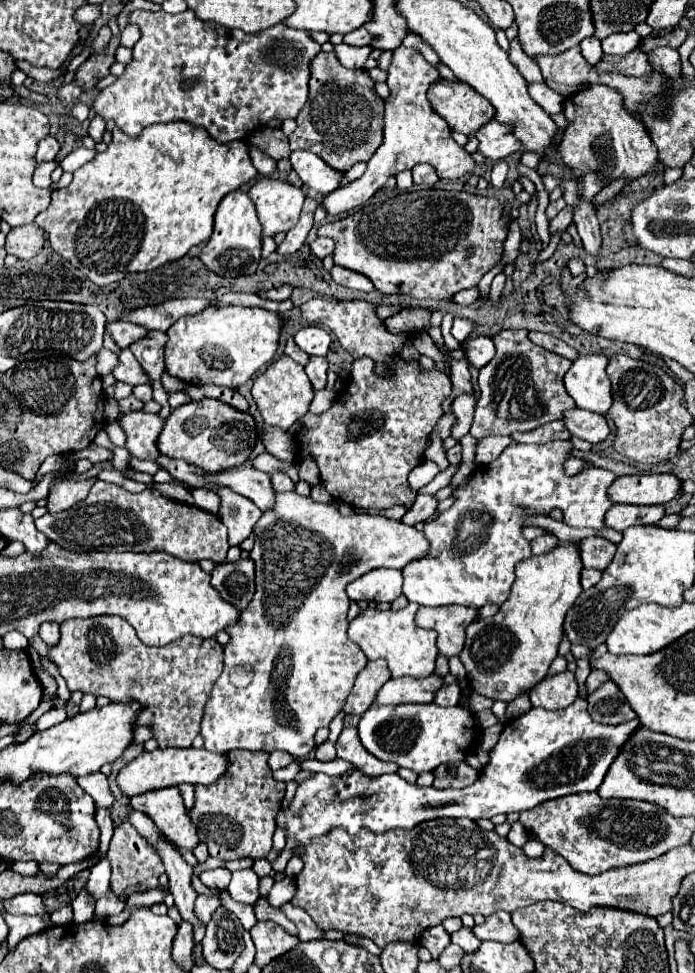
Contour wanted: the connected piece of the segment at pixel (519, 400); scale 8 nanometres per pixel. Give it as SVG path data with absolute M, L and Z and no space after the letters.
M502 330L494 338L496 356L484 368L480 368L480 400L476 404L474 422L470 434L474 438L486 438L496 434L528 432L546 422L560 420L564 410L574 408L574 400L564 388L564 374L572 366L568 358L538 348L528 340L528 330Z

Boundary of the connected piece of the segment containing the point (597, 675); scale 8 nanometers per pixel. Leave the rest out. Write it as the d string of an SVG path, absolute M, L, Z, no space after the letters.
M592 670L590 676L588 676L588 680L586 680L586 688L588 688L588 692L594 692L600 684L604 684L608 680L610 680L608 672L604 672L604 670Z

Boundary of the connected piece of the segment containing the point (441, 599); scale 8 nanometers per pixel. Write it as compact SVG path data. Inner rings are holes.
M548 442L548 444L514 444L508 446L494 462L478 466L472 474L466 488L458 488L454 492L456 504L440 512L436 522L424 526L424 534L430 536L430 558L422 558L406 566L404 572L404 596L410 602L420 606L448 606L448 604L464 604L472 608L480 608L484 604L502 606L514 584L514 568L520 560L530 556L530 542L522 536L522 522L528 514L548 514L552 508L564 512L566 520L572 520L574 528L594 528L606 530L604 516L612 508L612 500L608 496L608 488L618 478L614 472L604 468L592 468L586 472L578 472L576 476L564 476L564 462L572 450L570 442Z

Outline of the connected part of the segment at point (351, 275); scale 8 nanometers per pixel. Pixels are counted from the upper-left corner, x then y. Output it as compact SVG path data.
M342 266L332 268L332 278L334 278L336 284L342 284L342 286L352 288L352 290L362 290L362 292L372 292L374 290L374 284L366 276L358 274L354 270L342 268Z

